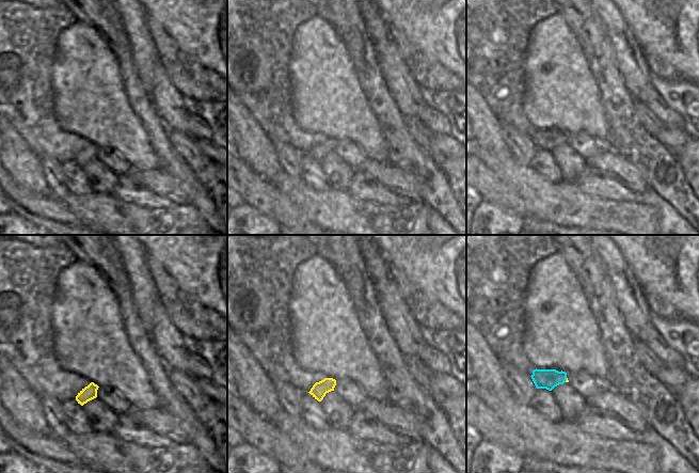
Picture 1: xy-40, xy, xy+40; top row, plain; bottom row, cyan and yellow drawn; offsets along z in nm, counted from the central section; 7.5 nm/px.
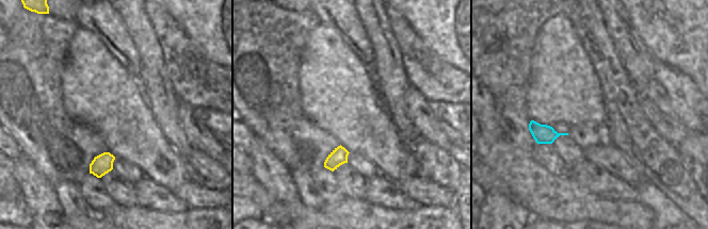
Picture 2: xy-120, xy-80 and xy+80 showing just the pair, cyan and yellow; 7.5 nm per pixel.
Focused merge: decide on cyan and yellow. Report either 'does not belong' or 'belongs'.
belongs

